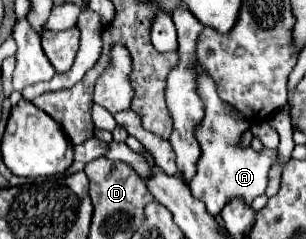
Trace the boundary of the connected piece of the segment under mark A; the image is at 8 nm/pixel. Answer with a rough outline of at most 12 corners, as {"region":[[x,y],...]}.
{"region":[[198,65],[206,105],[192,197],[216,217],[264,195],[278,149],[240,139],[250,121],[220,101]]}

